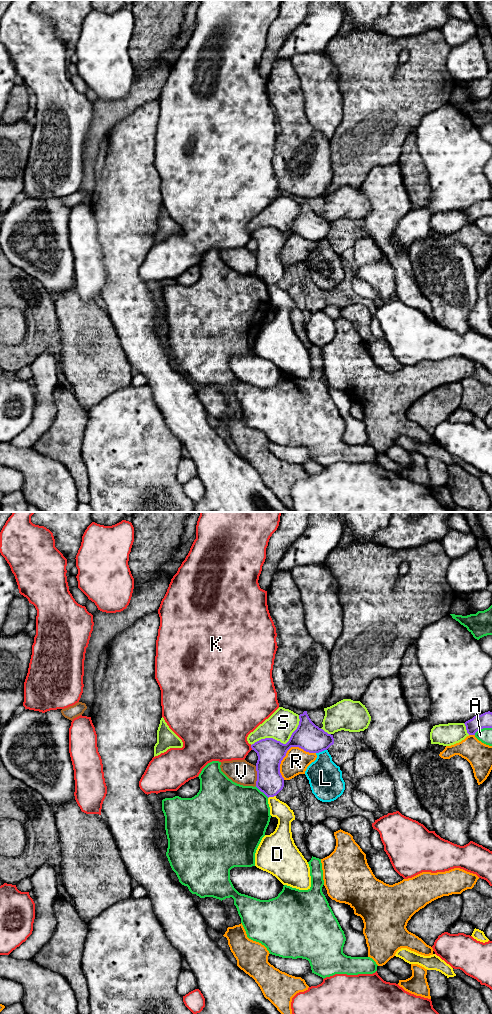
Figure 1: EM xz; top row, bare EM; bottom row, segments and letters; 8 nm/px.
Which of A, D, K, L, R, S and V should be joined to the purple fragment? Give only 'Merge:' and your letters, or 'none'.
Merge: none

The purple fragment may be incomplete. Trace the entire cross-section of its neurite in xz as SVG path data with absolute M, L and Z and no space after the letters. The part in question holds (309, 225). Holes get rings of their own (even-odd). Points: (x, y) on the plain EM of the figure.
M307 199L299 203L299 213L286 232L273 226L261 227L251 233L257 241L256 275L268 286L276 284L284 275L280 252L291 235L299 235L309 241L319 241L334 232L333 223L316 214Z

